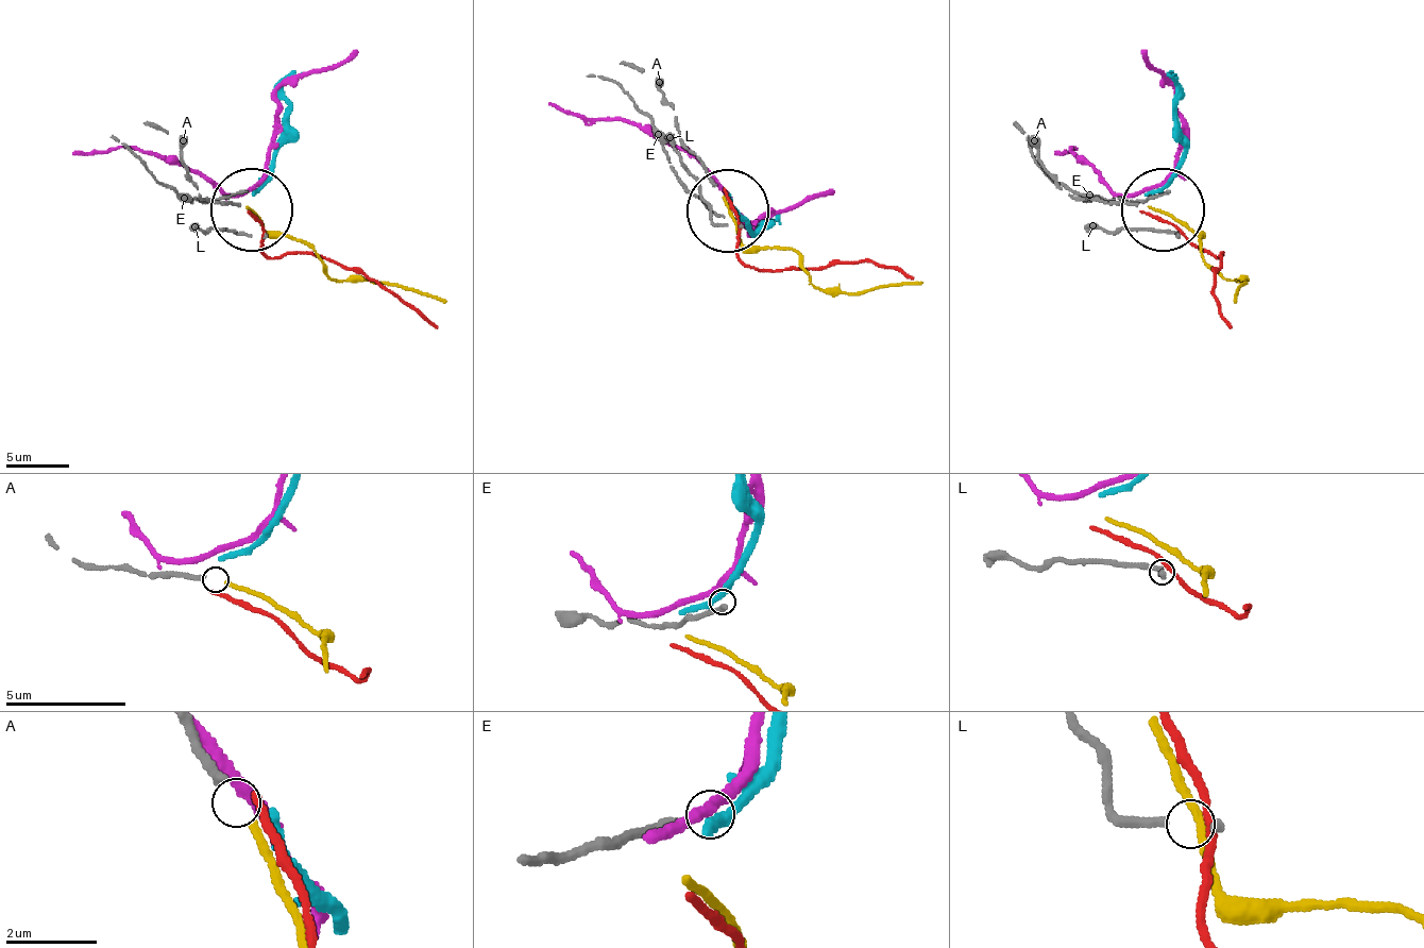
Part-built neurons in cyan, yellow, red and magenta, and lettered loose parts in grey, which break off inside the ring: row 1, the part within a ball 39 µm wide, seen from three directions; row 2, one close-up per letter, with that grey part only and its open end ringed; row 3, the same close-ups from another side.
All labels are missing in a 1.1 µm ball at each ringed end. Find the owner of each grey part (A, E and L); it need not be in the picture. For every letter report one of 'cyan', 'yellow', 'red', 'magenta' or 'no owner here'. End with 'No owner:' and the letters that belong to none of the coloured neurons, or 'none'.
A: yellow
E: no owner here
L: no owner here
No owner: E, L

